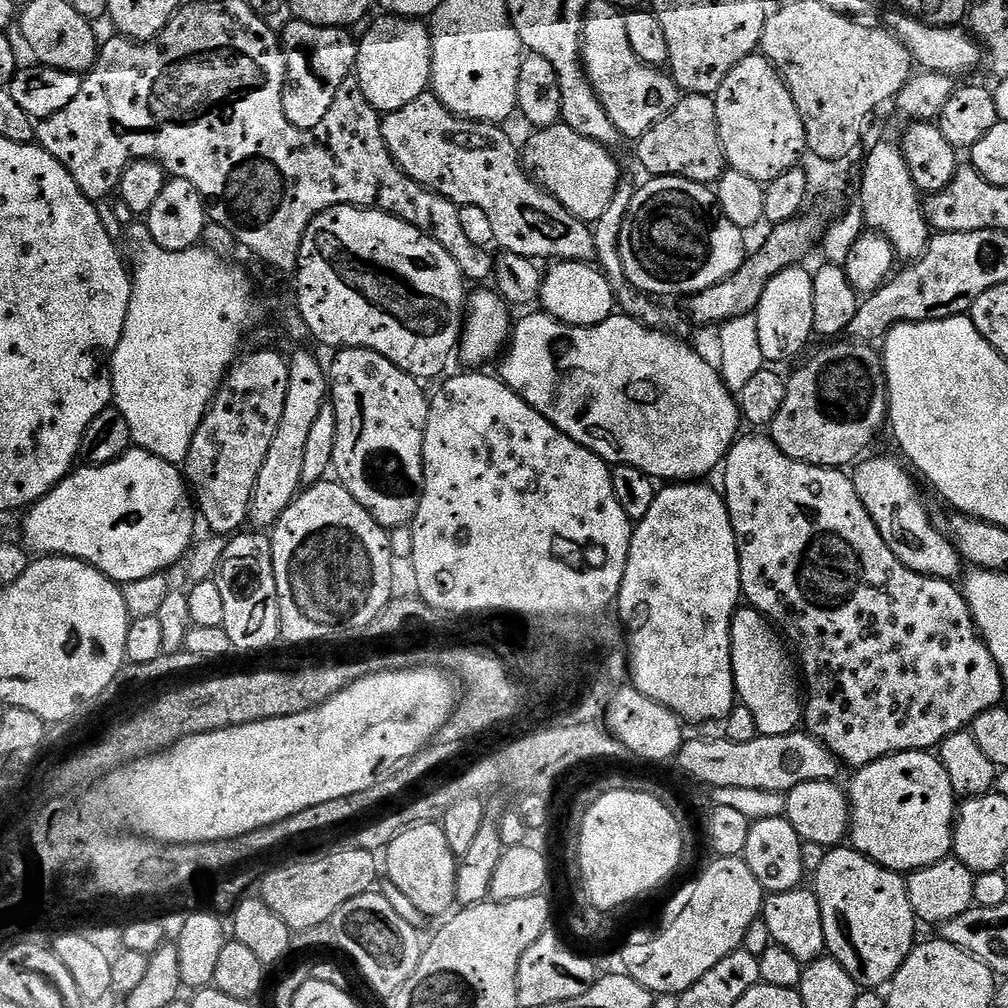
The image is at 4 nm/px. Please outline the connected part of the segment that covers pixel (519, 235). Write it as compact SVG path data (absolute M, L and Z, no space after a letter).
M431 91L414 98L410 106L402 106L402 110L387 113L382 120L382 138L386 146L391 148L396 165L423 188L429 188L465 209L477 208L488 219L492 236L501 244L499 247L503 251L537 262L551 261L559 256L565 260L595 261L596 247L591 227L574 218L566 206L559 204L528 175L518 144L516 148L515 142L502 129L500 124L490 124L486 120L468 120L465 116L455 116Z

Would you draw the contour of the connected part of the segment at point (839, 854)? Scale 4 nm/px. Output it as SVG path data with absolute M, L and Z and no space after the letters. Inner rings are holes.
M836 846L826 854L822 867L814 874L814 880L814 891L822 910L827 955L841 964L846 974L850 974L850 978L854 978L861 989L876 990L881 987L879 984L887 985L918 940L918 921L910 906L907 879L901 873L875 864L870 857L862 855L851 846Z

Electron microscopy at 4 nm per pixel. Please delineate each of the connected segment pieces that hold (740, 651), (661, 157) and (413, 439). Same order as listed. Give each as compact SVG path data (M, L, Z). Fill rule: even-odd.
M737 607L732 618L732 669L739 703L754 714L759 735L781 736L801 727L804 700L797 665L777 629L765 620L757 608Z
M681 95L674 110L667 112L646 130L646 134L639 136L638 143L640 145L636 148L636 156L640 159L641 166L648 171L649 177L677 176L712 186L726 171L716 102L711 96Z
M341 348L335 353L330 366L330 403L337 416L337 437L334 441L334 454L331 471L335 479L346 491L355 498L360 505L371 514L374 519L386 530L411 525L413 518L418 514L420 505L420 492L424 489L424 435L426 434L426 422L428 421L429 393L424 393L425 385L415 380L410 374L406 374L394 362L390 362L382 354L378 354L369 348Z

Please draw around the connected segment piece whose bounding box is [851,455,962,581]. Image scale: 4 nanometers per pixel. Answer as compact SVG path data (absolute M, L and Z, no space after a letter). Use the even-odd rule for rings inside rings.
M871 456L855 465L851 473L852 485L862 506L866 506L870 518L874 518L874 526L878 526L886 546L890 546L890 550L894 550L896 557L910 570L939 580L955 581L961 575L960 555L943 531L932 525L932 516L920 497L920 488L912 481L913 473L899 459Z

